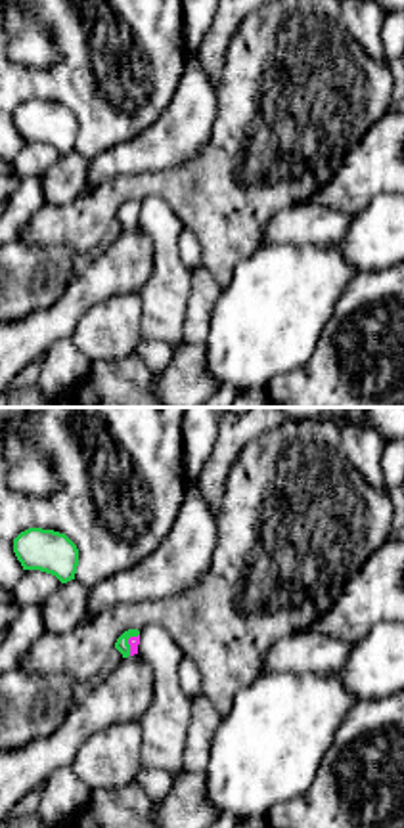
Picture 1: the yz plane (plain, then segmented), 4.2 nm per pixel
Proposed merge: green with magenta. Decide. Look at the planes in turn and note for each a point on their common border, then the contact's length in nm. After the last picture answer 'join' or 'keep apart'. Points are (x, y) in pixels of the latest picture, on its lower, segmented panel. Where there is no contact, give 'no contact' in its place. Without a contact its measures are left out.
meets green at (127, 643); contact 100 nm long

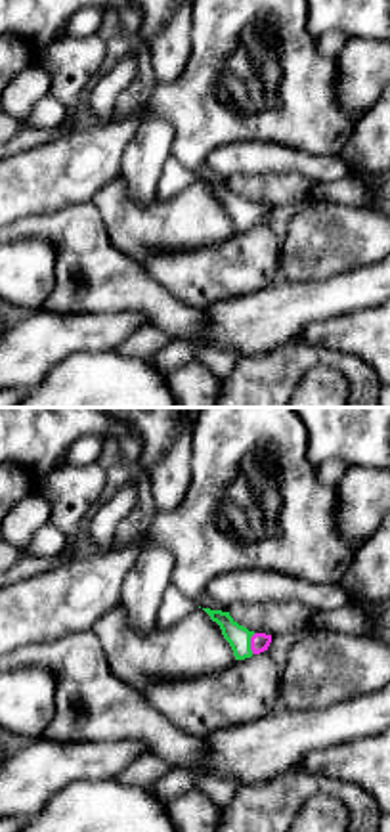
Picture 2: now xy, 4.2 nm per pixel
meets green at (249, 643); contact 90 nm long

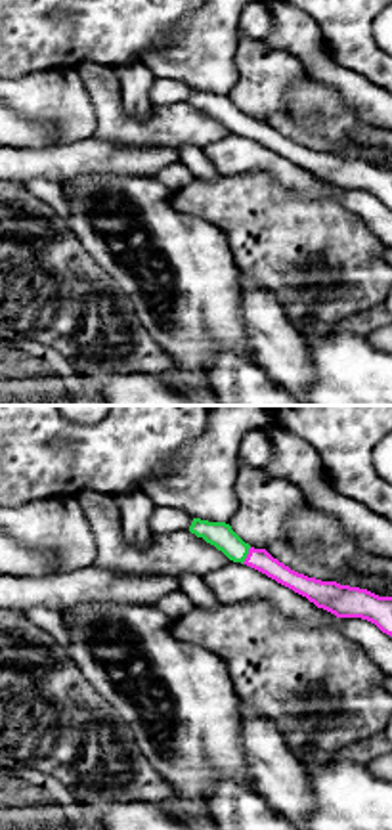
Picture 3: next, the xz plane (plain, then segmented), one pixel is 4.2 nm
meets green at (247, 553); contact 80 nm long

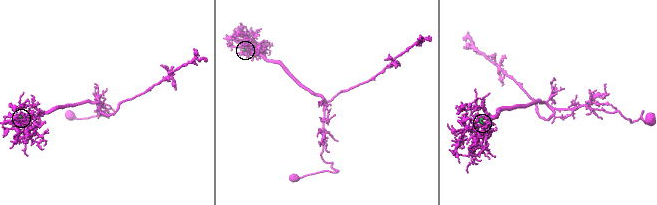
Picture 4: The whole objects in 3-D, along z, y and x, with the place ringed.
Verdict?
join

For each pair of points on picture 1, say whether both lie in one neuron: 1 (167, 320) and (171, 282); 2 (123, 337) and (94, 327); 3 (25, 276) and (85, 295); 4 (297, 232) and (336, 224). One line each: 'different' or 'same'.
1: same
2: same
3: different
4: same

